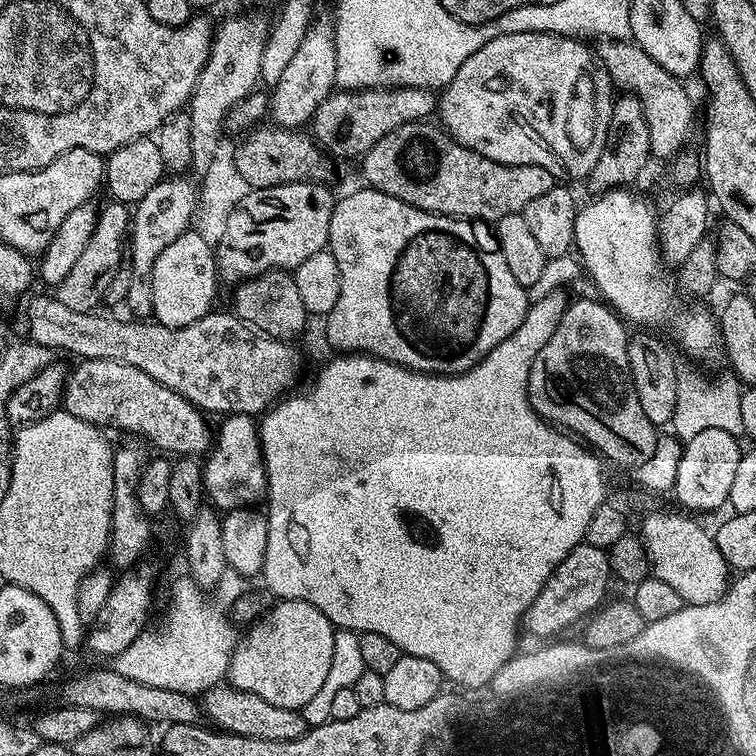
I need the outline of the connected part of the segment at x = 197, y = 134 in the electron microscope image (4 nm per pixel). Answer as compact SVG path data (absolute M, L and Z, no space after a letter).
M256 10L241 12L241 16L230 17L215 29L206 66L202 66L202 74L198 76L198 82L192 91L190 107L186 112L190 118L193 150L191 171L196 174L203 174L210 166L214 150L225 135L226 114L261 83L262 50L268 41L270 20L259 16Z

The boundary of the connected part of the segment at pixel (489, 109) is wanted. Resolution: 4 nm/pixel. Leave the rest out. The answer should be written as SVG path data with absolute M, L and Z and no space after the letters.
M502 34L498 38L494 38L490 42L486 42L486 46L482 46L482 50L477 50L475 54L470 54L470 58L466 58L466 62L462 62L462 70L458 70L458 74L454 74L454 78L446 85L438 96L438 120L445 132L449 136L454 137L459 144L466 146L470 150L474 150L478 154L482 154L486 158L490 158L499 164L513 164L514 166L542 166L546 170L550 170L550 174L559 178L564 182L572 182L568 180L580 180L580 182L587 181L588 176L594 170L594 162L598 162L598 158L602 154L602 150L606 146L606 136L608 134L608 118L612 114L612 101L614 99L614 85L612 79L608 77L608 72L604 65L600 63L599 59L594 58L594 52L587 48L585 41L580 38L573 38L571 36L555 36L554 34Z

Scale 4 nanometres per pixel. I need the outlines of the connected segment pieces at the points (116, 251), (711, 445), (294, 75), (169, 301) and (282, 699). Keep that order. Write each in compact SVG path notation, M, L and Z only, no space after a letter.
M108 202L105 208L99 209L94 226L94 234L90 244L78 257L78 263L70 269L70 274L62 278L58 285L58 298L62 306L70 306L70 310L94 312L101 306L100 299L113 287L115 272L125 263L126 241L130 236L130 208L127 204Z
M702 430L694 438L683 445L683 456L679 460L678 478L673 488L674 497L687 511L714 510L724 506L729 498L730 489L734 486L738 462L743 456L742 447L737 437L727 434L724 430Z
M313 19L309 24L298 50L290 57L286 70L270 92L270 120L273 125L282 128L301 129L311 123L313 114L325 98L335 89L338 74L336 57L336 30L331 19Z
M189 230L182 234L182 238L177 238L174 242L170 242L170 246L166 246L166 250L162 250L162 254L158 254L158 262L154 262L154 302L152 303L152 316L155 323L162 326L170 326L177 328L178 326L190 326L190 322L198 322L198 318L202 318L206 313L213 311L216 300L216 276L218 280L218 269L216 267L216 254L214 248L206 244L205 239L200 238L196 231Z
M280 600L239 637L230 658L227 683L246 694L258 694L274 706L303 710L306 702L322 690L334 659L337 629L318 606L301 600Z

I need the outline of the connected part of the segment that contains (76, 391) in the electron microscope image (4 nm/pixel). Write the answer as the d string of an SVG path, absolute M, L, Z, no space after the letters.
M80 360L77 365L73 372L71 369L67 373L62 397L63 411L74 414L74 418L82 418L82 422L95 424L101 430L117 428L120 432L128 432L124 434L135 434L147 441L153 449L155 449L154 447L161 448L164 451L161 453L171 454L176 458L191 456L200 458L212 447L214 432L212 428L208 429L209 417L182 394L178 394L174 390L162 386L154 378L150 378L150 374L121 360Z

